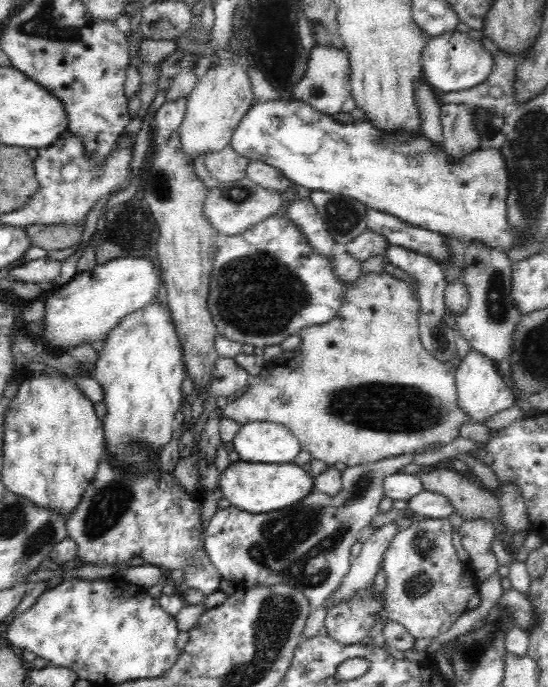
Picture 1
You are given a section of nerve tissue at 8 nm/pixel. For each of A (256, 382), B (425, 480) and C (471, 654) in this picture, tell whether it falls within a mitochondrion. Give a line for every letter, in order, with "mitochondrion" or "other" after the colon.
A: other
B: other
C: mitochondrion

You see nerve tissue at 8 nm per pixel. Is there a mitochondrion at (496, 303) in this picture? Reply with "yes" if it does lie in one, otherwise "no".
yes

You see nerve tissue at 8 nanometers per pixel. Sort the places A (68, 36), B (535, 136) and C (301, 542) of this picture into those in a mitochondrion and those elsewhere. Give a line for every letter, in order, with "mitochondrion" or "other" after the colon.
A: mitochondrion
B: mitochondrion
C: mitochondrion

